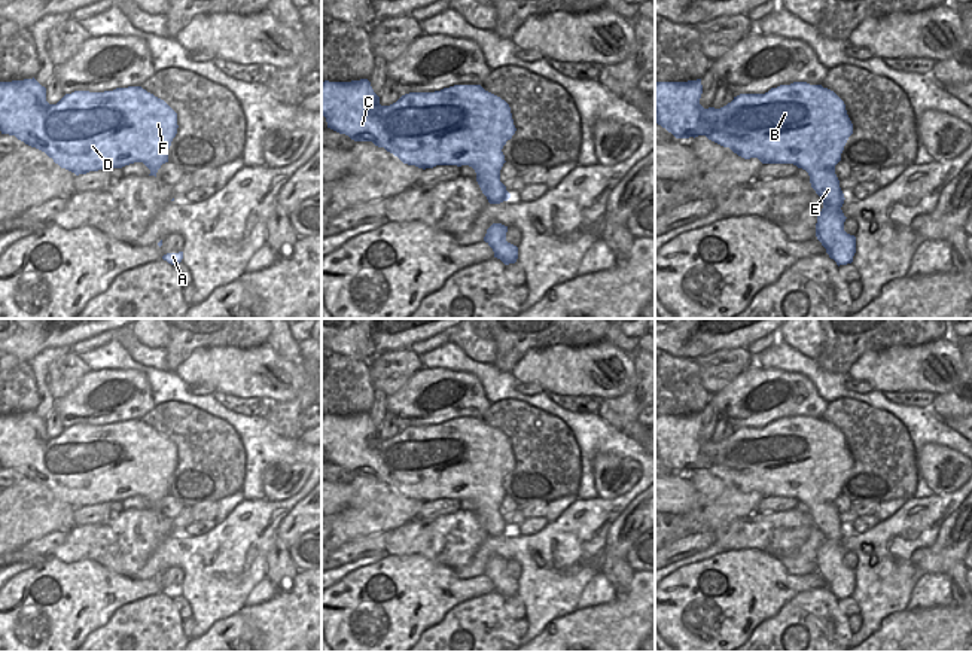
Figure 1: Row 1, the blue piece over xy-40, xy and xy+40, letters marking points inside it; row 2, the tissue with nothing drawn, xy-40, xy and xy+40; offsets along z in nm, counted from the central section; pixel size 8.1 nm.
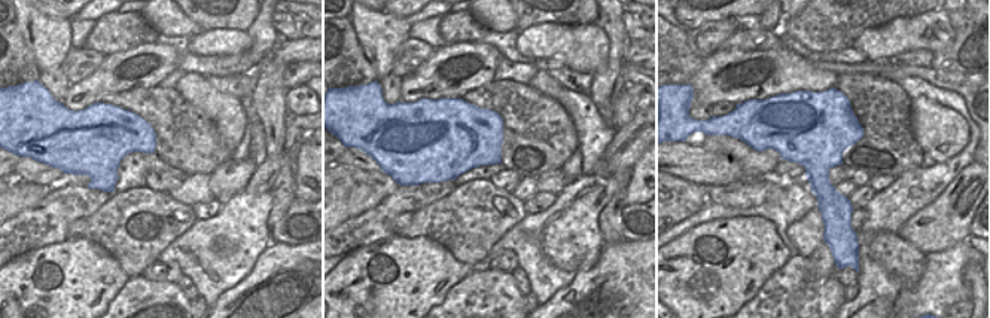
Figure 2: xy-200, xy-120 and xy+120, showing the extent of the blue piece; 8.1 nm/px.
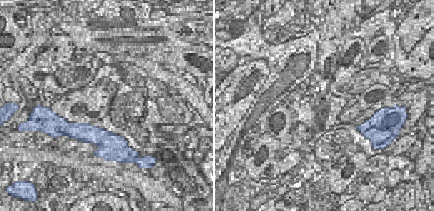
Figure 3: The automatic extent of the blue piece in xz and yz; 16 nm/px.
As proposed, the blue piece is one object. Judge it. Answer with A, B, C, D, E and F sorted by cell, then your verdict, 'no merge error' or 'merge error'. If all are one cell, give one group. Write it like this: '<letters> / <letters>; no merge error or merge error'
A B C D E F; no merge error

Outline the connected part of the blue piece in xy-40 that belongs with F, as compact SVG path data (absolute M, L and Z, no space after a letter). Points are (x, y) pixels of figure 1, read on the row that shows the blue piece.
M34 77L24 80L12 80L12 82L0 82L0 131L1 134L15 135L18 140L25 144L36 147L45 152L49 158L54 159L61 168L65 168L76 176L86 174L89 171L98 171L104 168L122 168L125 165L134 162L143 162L149 170L149 176L155 176L162 164L168 162L168 149L171 146L173 138L177 134L177 113L161 98L147 92L141 86L128 86L128 88L116 88L113 91L104 92L89 92L89 91L74 91L71 94L65 94L57 104L49 104L46 101L46 88L42 86Z

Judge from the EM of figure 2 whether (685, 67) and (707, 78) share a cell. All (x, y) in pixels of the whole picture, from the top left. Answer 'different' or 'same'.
different

